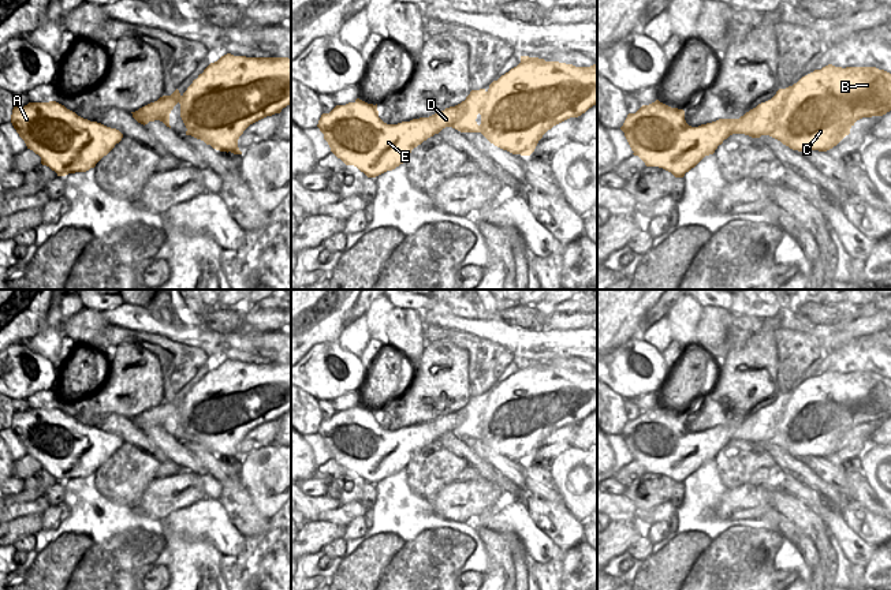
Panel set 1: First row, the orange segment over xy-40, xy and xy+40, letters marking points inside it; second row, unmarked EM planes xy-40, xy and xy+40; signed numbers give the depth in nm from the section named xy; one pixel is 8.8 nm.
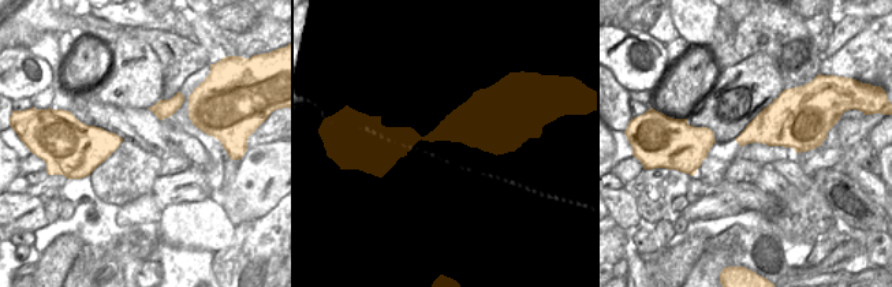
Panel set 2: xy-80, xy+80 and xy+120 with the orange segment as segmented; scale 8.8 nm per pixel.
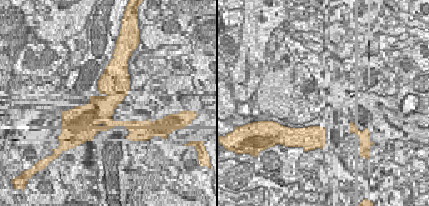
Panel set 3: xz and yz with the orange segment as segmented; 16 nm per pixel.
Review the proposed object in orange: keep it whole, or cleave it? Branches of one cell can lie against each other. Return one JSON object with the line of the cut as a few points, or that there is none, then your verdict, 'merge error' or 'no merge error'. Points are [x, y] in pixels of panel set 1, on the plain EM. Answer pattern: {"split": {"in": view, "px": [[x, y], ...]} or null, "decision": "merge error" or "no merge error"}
{"split": {"in": "xy", "px": [[429, 422], [433, 426], [436, 439]]}, "decision": "merge error"}

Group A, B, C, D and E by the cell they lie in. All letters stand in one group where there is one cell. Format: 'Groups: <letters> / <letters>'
Groups: A E / B C D.

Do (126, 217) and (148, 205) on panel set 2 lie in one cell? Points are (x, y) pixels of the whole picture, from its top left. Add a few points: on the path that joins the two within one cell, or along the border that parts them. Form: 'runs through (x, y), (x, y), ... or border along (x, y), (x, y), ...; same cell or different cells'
runs through (131, 213), (142, 211); same cell

